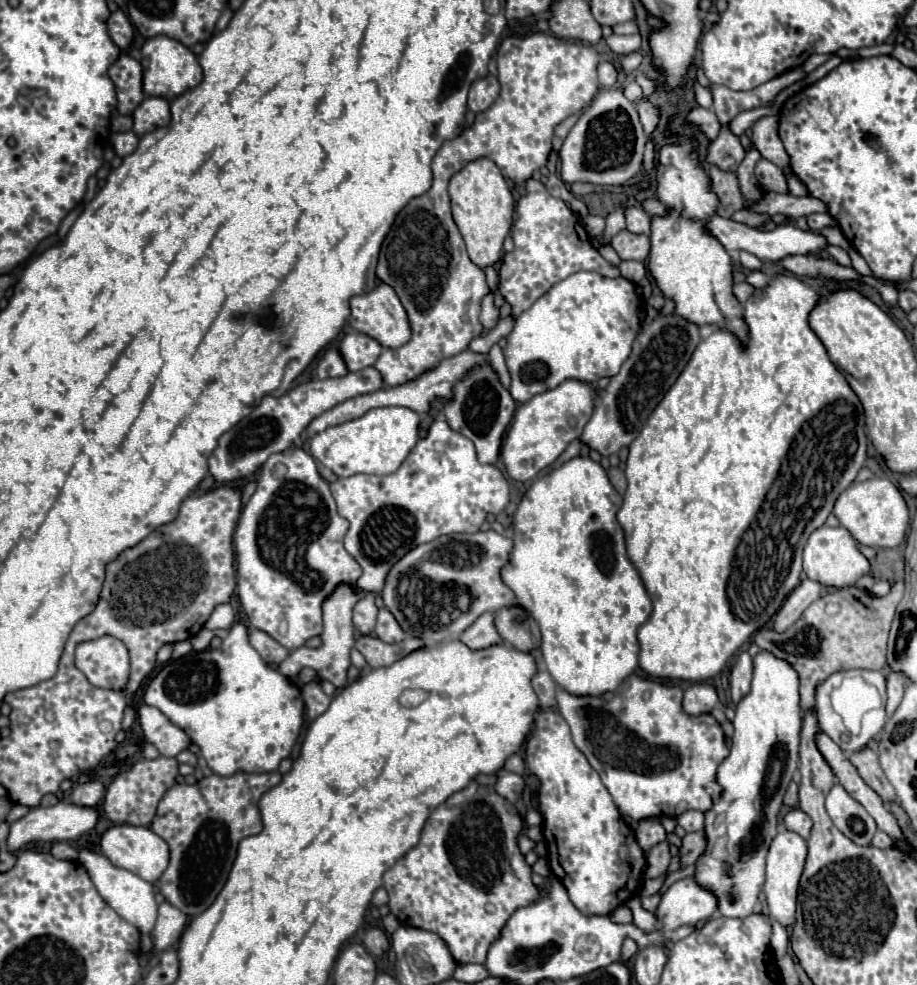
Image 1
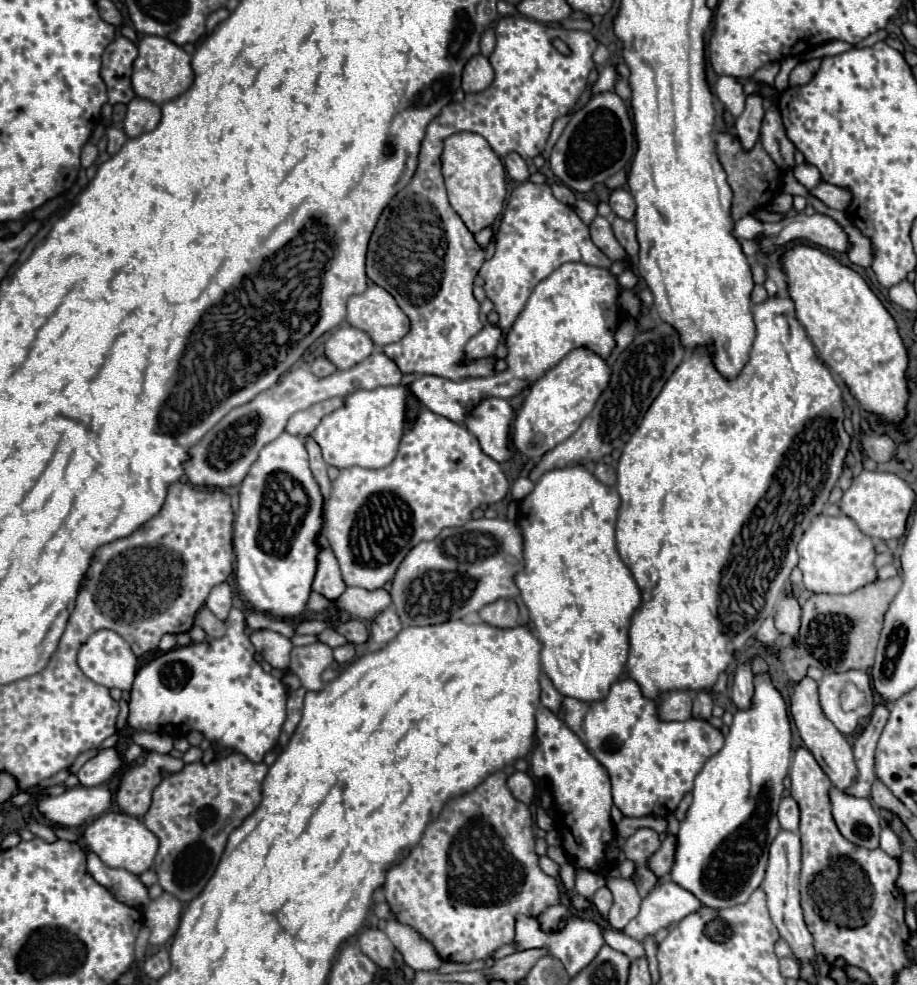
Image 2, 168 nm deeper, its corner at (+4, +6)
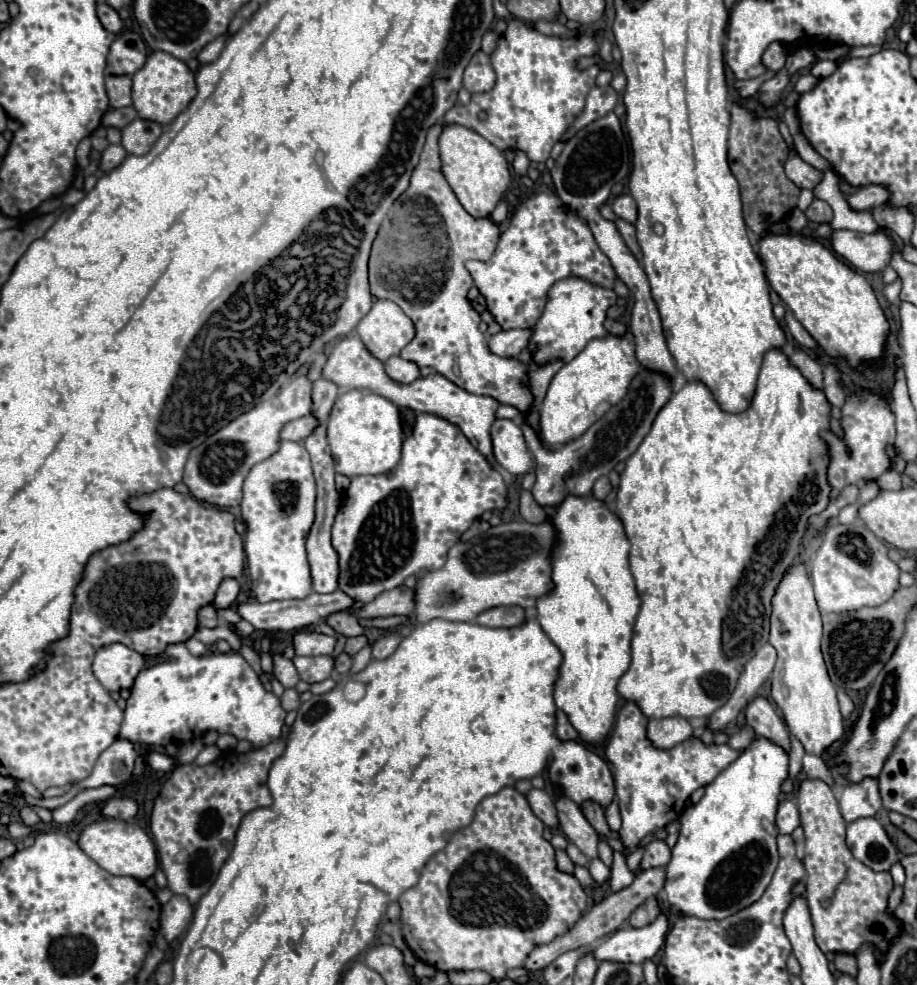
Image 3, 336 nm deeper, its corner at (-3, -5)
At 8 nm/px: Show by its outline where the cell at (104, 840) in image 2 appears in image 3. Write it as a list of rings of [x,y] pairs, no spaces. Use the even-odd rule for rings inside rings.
[[[102,819],[102,821],[90,823],[82,829],[78,845],[90,859],[94,859],[110,875],[130,875],[144,881],[158,867],[156,847],[150,835],[138,823],[128,823],[120,819]]]

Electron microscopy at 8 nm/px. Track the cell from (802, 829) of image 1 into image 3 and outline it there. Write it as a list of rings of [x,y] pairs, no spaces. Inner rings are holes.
[[[790,799],[780,801],[778,811],[776,811],[776,827],[778,827],[778,831],[790,835],[798,825],[800,825],[800,815],[798,815],[798,807],[794,805],[794,801],[790,801]]]

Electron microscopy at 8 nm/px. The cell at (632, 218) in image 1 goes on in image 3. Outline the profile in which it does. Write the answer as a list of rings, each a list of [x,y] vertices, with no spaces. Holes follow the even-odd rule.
[[[624,193],[624,195],[618,195],[616,199],[614,199],[614,203],[612,203],[612,209],[614,209],[614,213],[620,217],[620,219],[624,219],[624,221],[628,221],[628,223],[636,223],[636,201],[628,195],[628,193]]]

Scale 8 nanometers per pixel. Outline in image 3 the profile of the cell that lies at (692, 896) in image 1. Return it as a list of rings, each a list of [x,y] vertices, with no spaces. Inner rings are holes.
[[[670,913],[658,915],[658,919],[642,929],[624,927],[604,939],[596,949],[596,961],[612,961],[612,963],[644,963],[646,959],[654,959],[658,949],[664,945],[664,937],[670,929],[668,925]]]

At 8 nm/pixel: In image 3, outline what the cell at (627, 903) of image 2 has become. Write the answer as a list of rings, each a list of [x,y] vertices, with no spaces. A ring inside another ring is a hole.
[[[654,839],[652,843],[648,843],[644,857],[642,857],[642,869],[650,869],[650,867],[664,867],[670,861],[670,849],[662,839]]]

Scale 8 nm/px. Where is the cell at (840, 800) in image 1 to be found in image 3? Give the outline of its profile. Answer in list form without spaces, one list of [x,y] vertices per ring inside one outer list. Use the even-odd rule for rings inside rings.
[[[864,817],[848,825],[846,843],[852,855],[872,871],[890,871],[898,863],[898,849],[874,817]]]

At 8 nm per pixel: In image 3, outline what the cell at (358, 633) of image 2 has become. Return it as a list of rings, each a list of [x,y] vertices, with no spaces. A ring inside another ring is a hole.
[[[348,609],[336,611],[336,613],[328,615],[326,623],[328,623],[332,629],[336,629],[336,633],[346,635],[346,637],[356,637],[356,635],[362,635],[362,633],[364,633],[364,629],[360,627],[358,619],[356,619],[354,613],[348,611]]]

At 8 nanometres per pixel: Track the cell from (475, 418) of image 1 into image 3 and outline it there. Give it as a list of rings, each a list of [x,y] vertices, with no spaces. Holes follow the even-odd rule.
[[[496,419],[492,425],[492,443],[496,463],[512,475],[524,475],[532,467],[522,429],[510,419]]]

